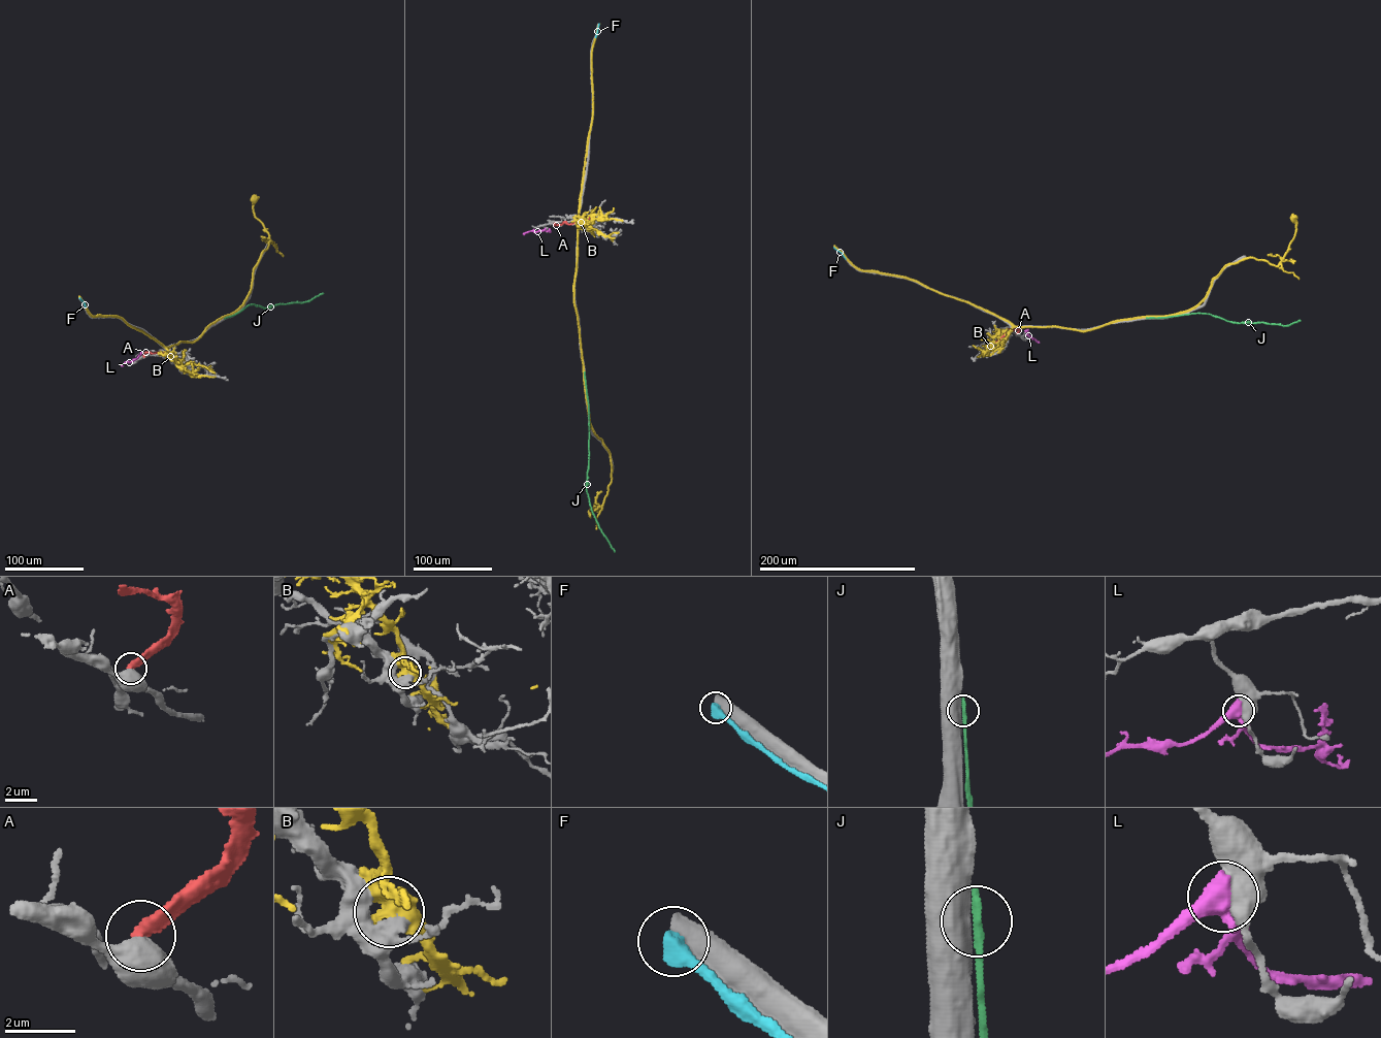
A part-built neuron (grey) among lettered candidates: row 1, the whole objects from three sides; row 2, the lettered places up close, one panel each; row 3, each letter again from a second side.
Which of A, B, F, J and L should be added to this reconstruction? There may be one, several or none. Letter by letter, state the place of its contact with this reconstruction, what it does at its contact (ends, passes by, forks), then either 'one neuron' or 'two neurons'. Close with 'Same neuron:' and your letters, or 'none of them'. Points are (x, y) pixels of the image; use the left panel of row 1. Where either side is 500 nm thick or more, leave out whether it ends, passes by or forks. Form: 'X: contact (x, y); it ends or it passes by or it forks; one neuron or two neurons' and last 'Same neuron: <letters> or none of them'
A: contact (143, 356); two neurons
B: contact (183, 357); it passes by; two neurons
F: contact (79, 298); two neurons
J: contact (225, 318); two neurons
L: contact (137, 357); two neurons
Same neuron: none of them

